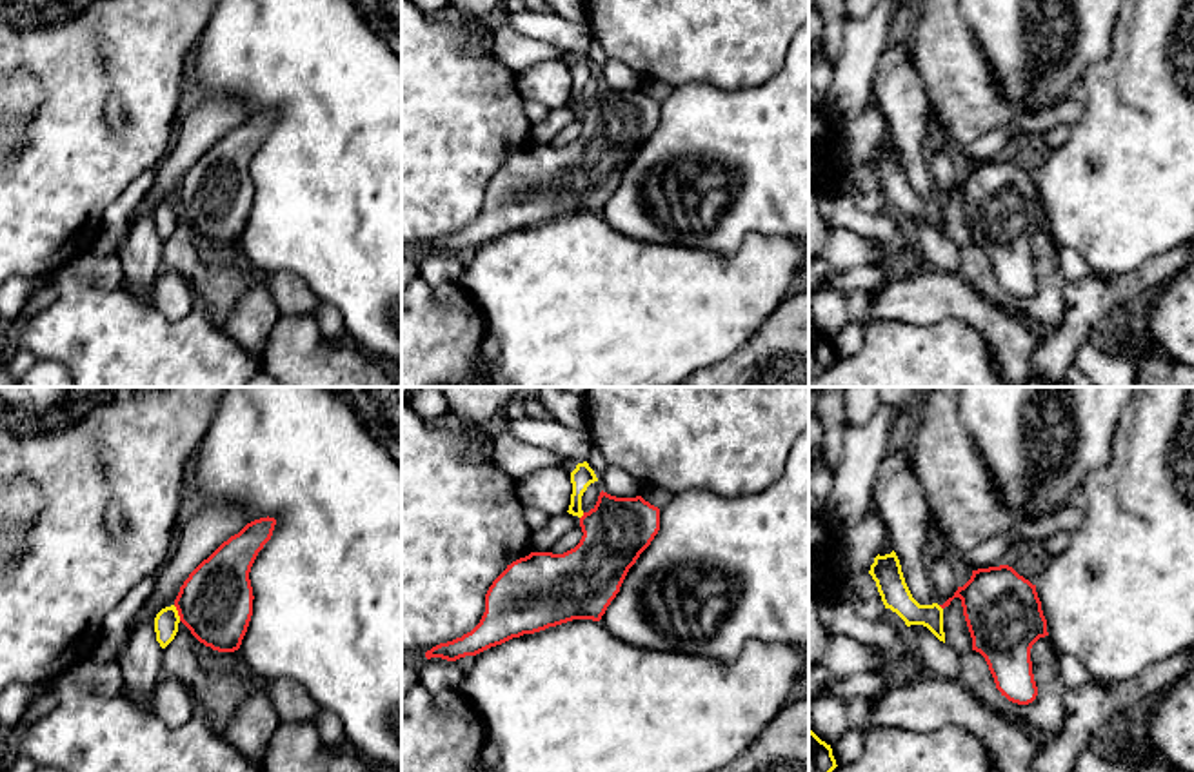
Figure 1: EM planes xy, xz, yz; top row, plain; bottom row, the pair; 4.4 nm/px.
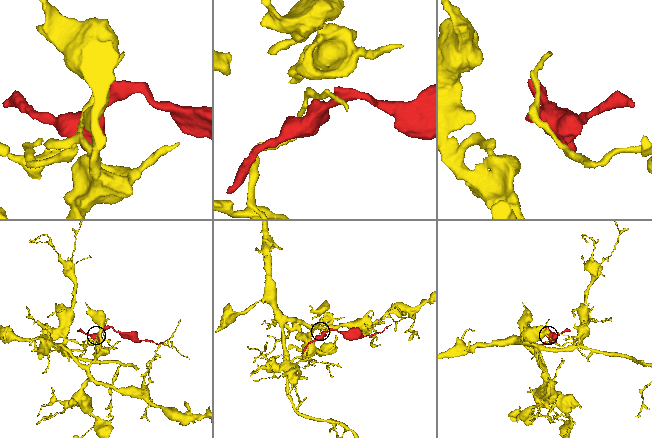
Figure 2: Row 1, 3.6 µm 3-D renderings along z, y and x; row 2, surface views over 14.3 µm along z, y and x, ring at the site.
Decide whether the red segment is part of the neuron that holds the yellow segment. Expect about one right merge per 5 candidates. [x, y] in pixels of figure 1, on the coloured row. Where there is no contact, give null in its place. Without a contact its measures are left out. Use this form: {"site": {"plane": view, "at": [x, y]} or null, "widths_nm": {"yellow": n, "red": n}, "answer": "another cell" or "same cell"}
{"site": {"plane": "xy", "at": [177, 613]}, "widths_nm": {"yellow": 110, "red": 320}, "answer": "another cell"}

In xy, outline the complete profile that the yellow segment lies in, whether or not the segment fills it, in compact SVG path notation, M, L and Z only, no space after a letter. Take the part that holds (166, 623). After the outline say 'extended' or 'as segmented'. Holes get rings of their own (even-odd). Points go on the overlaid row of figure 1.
M174 605L162 609L154 618L156 641L165 648L178 632L180 616Z; as segmented

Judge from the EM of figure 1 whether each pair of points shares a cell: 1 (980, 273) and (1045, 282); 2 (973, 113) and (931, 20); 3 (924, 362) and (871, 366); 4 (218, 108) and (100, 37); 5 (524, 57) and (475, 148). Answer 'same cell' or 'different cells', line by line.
1: same cell
2: same cell
3: same cell
4: different cells
5: different cells

